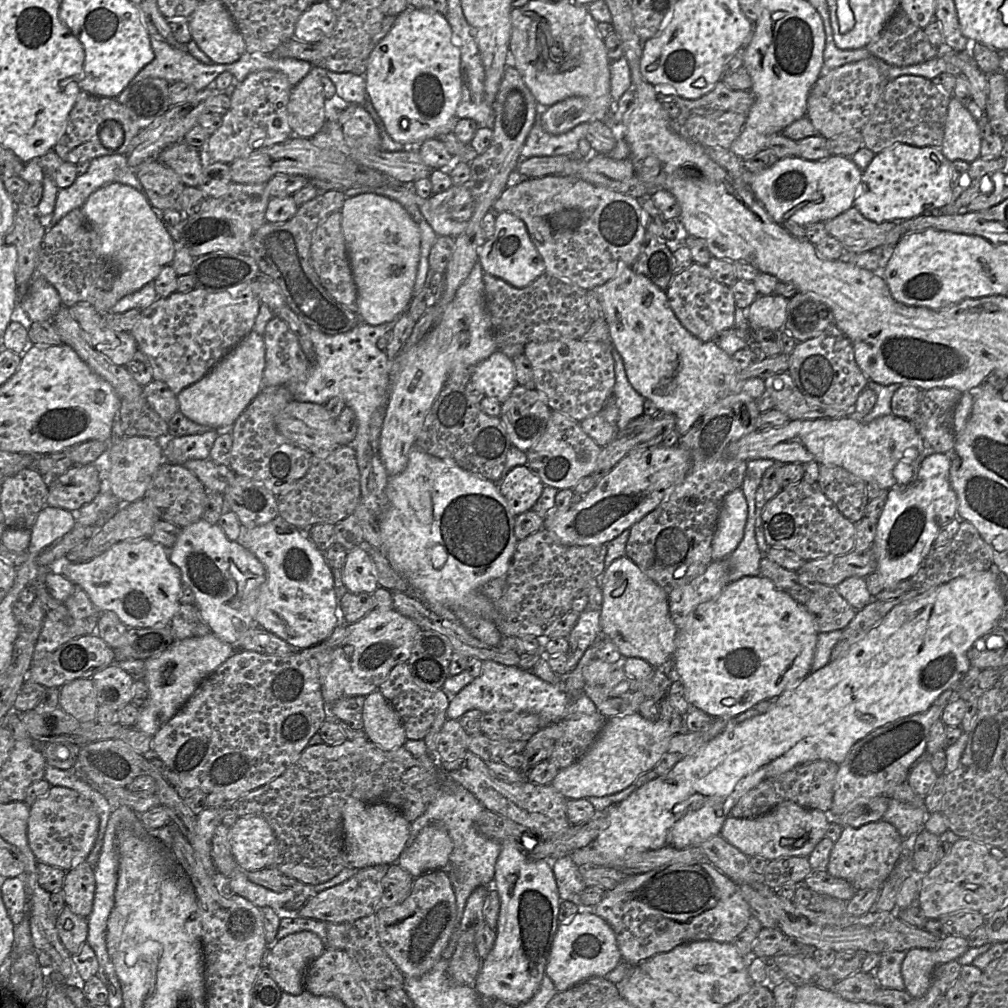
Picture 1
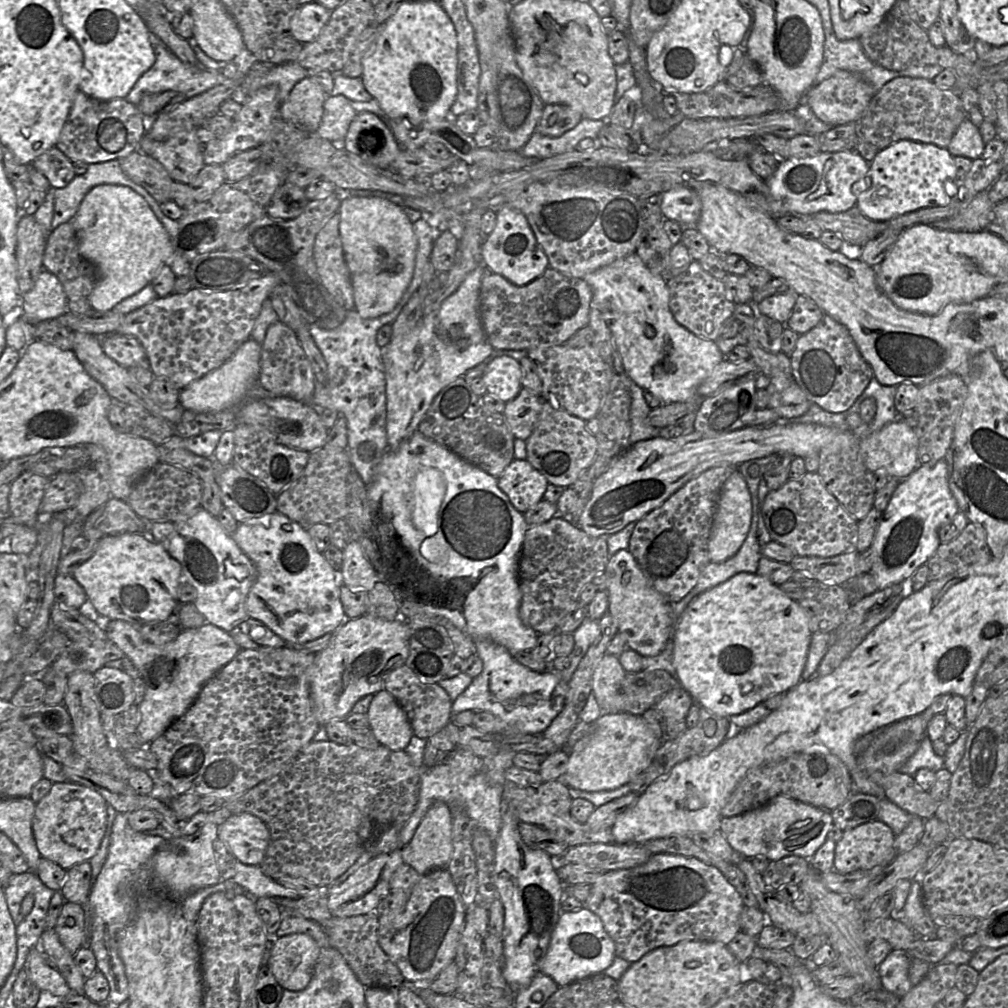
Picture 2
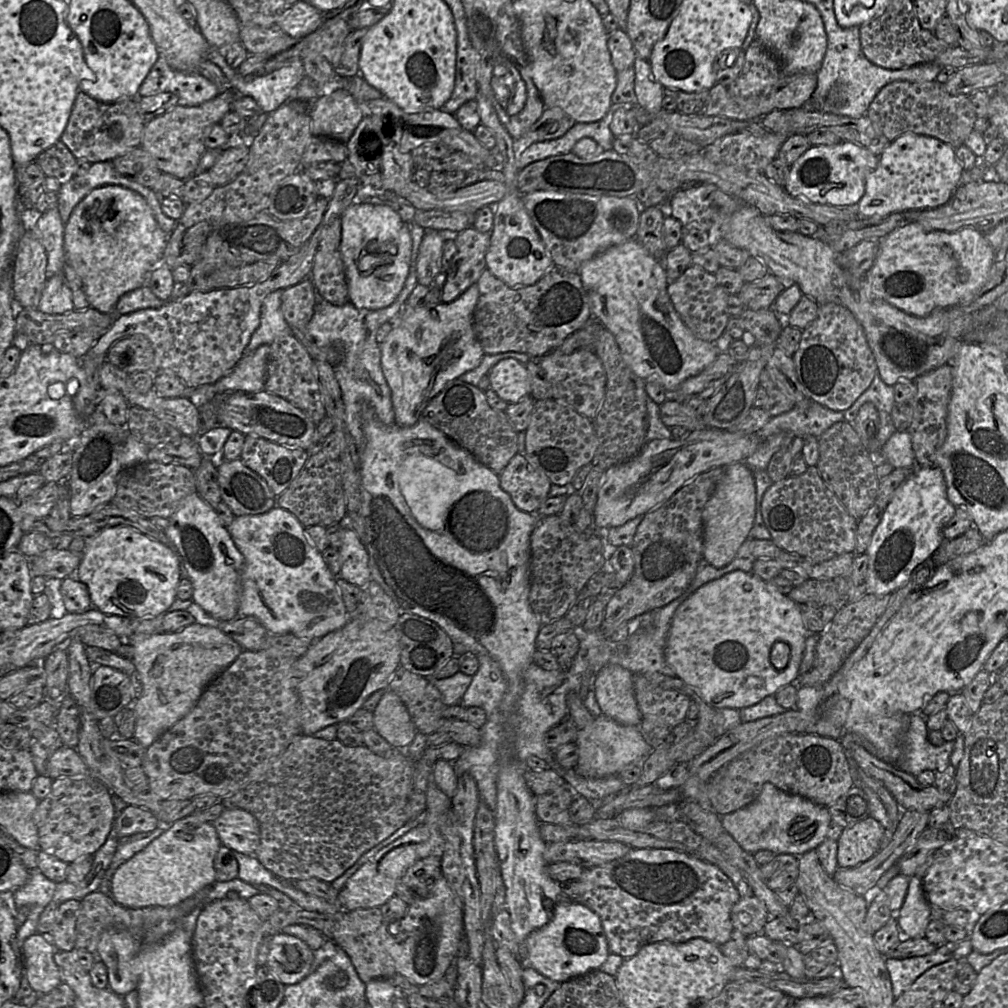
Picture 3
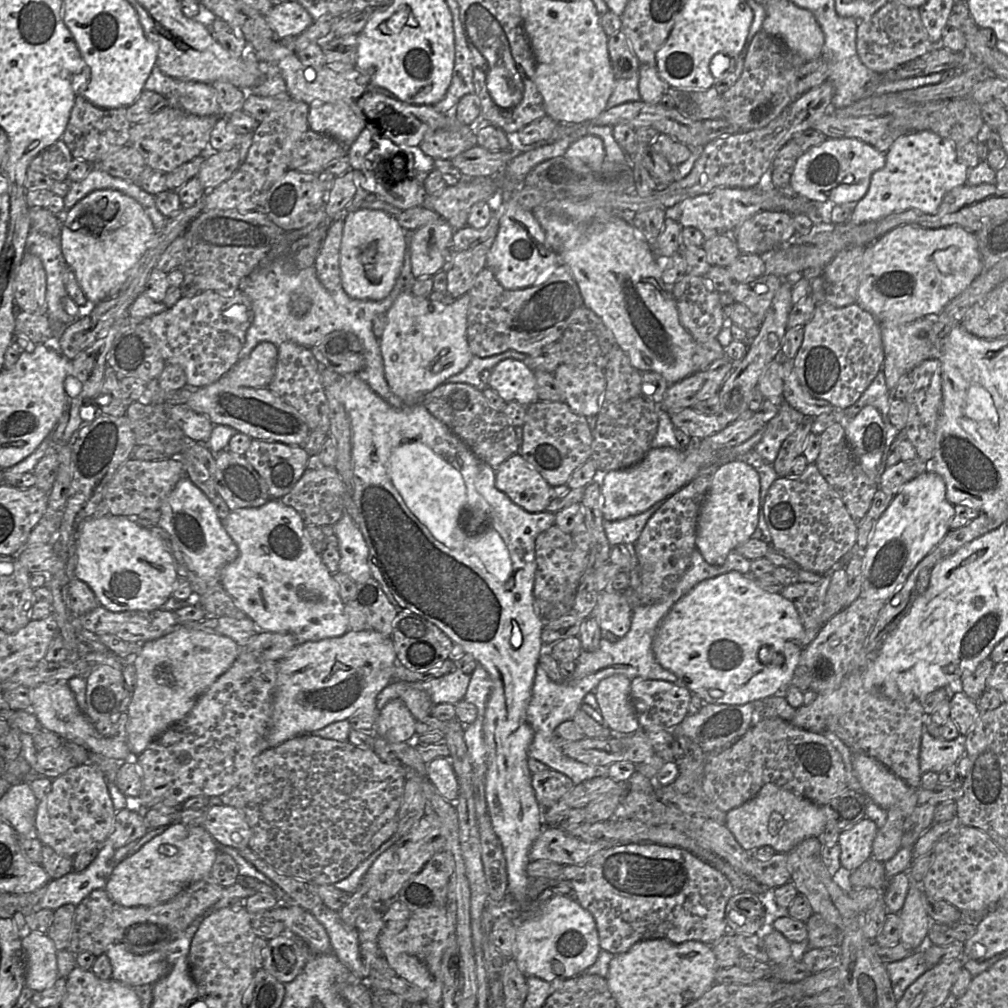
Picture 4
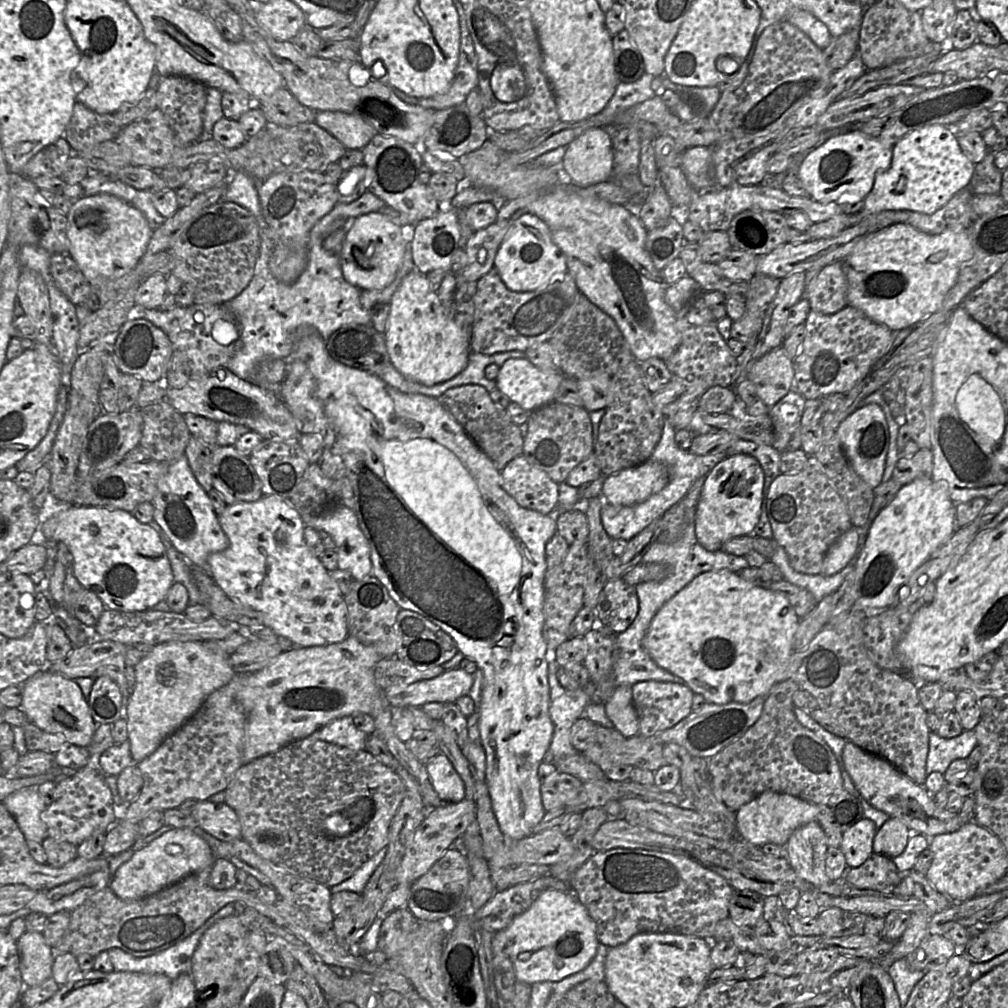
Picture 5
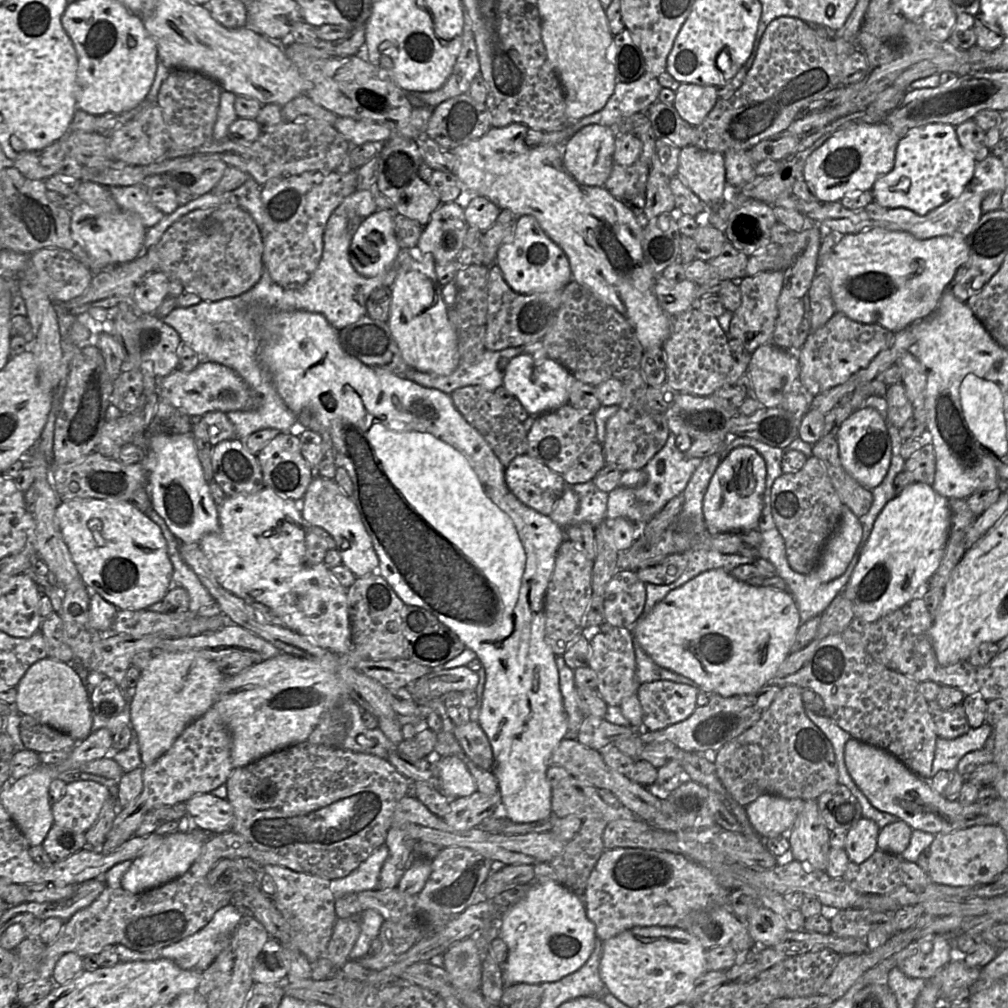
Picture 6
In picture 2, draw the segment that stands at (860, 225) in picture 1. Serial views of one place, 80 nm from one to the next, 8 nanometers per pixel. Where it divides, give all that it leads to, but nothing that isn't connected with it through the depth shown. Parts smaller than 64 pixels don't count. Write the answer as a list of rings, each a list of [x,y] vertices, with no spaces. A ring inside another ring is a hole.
[[[857,207],[839,213],[817,212],[811,219],[823,231],[835,232],[844,243],[860,248],[886,229],[885,223],[868,219]]]

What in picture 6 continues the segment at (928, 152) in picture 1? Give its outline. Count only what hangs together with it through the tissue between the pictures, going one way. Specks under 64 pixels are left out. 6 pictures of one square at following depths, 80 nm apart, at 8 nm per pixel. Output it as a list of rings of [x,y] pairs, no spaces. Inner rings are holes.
[[[931,123],[910,129],[897,145],[893,169],[879,177],[871,189],[874,202],[885,208],[907,208],[926,215],[963,192],[976,163],[960,145],[954,126]]]

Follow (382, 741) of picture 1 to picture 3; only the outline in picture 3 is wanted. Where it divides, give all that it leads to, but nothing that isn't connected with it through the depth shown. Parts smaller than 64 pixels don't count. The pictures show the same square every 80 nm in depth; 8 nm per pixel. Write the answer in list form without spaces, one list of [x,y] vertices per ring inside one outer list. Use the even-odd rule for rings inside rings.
[[[390,690],[380,699],[373,718],[373,728],[393,748],[407,748],[418,732],[403,701]]]

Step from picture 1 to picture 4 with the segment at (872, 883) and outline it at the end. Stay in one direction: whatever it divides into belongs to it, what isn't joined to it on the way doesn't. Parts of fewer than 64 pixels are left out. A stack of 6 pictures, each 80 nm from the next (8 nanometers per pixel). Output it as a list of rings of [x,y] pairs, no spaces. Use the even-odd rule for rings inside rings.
[[[864,817],[839,835],[840,864],[842,871],[850,873],[872,855],[872,844],[878,831],[871,819]]]

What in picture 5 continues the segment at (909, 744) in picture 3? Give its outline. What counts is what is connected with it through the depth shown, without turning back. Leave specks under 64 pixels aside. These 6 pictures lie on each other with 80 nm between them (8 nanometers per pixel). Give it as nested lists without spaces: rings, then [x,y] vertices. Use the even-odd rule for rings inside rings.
[[[964,730],[954,738],[942,738],[936,732],[930,731],[927,775],[935,771],[944,773],[952,761],[967,758],[976,745],[974,730]]]

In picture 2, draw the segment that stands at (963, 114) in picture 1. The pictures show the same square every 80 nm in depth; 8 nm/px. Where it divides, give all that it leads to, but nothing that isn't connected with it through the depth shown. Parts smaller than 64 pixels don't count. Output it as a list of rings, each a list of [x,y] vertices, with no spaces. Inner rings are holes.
[[[966,118],[958,127],[947,149],[953,157],[964,156],[975,160],[982,158],[984,147],[979,128]]]

